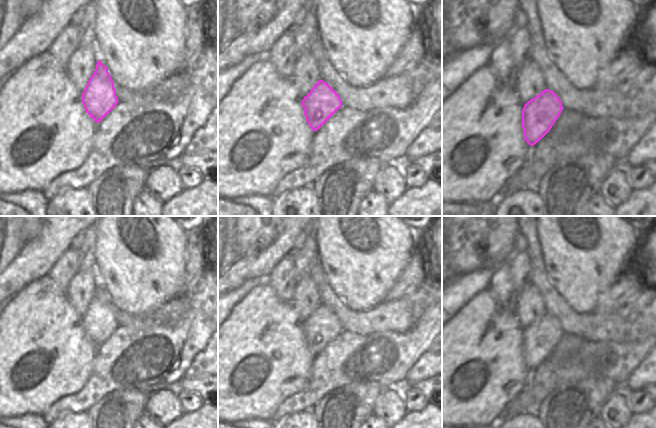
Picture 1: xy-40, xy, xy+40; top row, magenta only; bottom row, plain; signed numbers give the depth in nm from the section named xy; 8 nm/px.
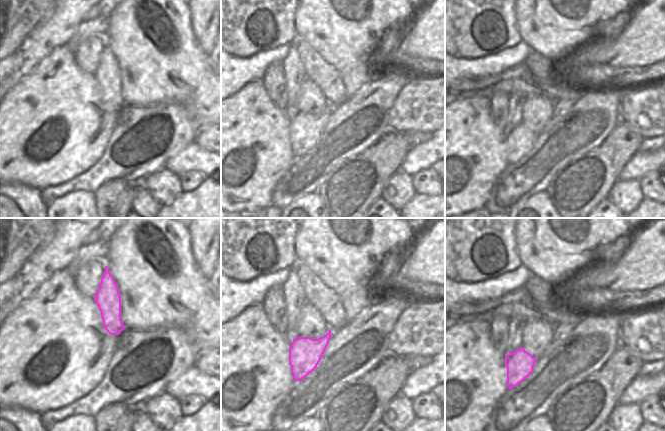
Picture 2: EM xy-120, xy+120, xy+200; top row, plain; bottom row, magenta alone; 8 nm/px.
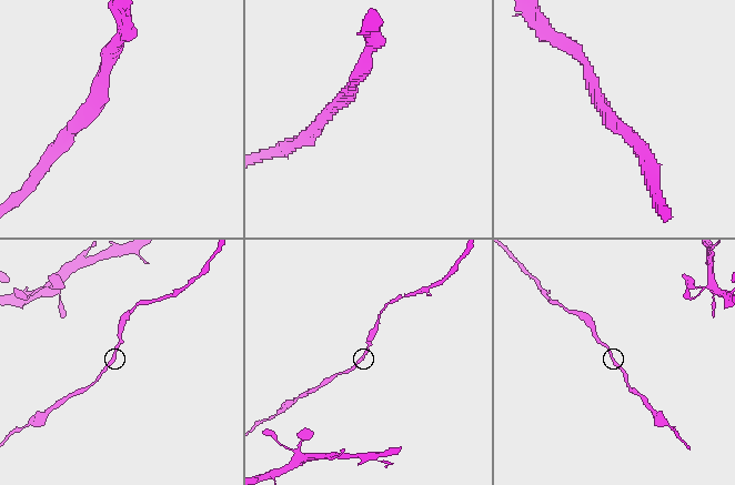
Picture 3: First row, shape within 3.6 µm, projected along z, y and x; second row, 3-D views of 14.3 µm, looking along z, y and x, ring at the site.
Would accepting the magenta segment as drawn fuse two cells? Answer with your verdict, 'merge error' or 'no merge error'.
merge error

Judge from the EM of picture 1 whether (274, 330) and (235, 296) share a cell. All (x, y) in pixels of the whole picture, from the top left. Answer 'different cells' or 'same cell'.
different cells

